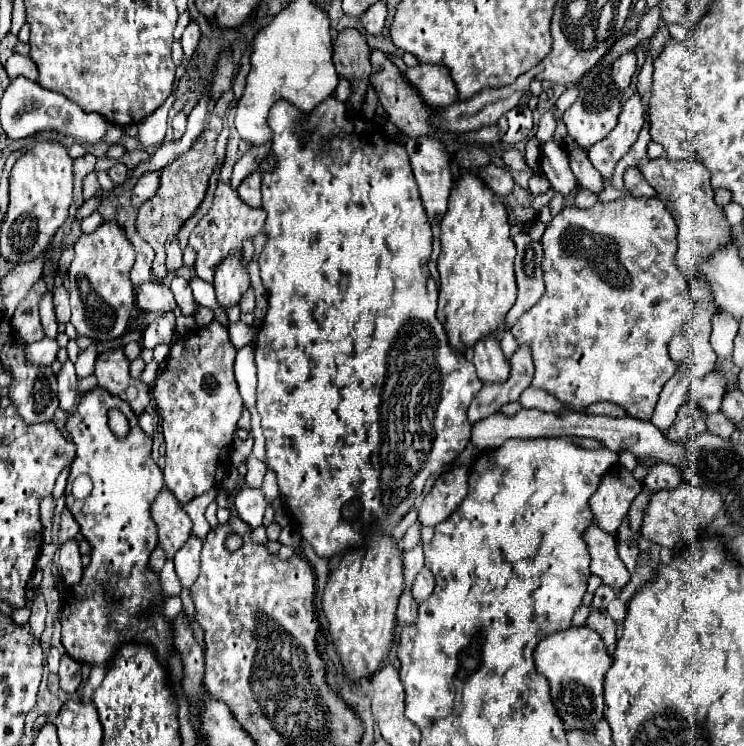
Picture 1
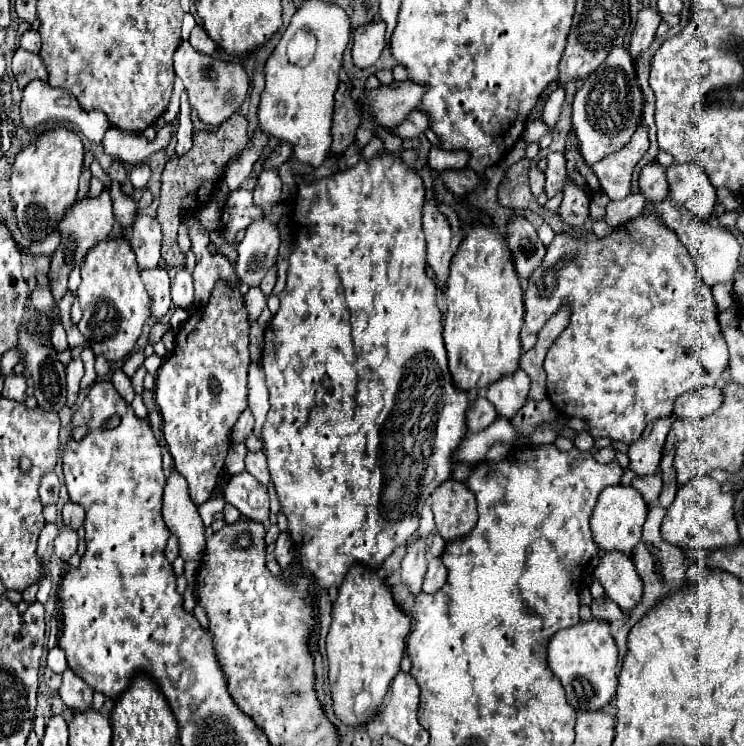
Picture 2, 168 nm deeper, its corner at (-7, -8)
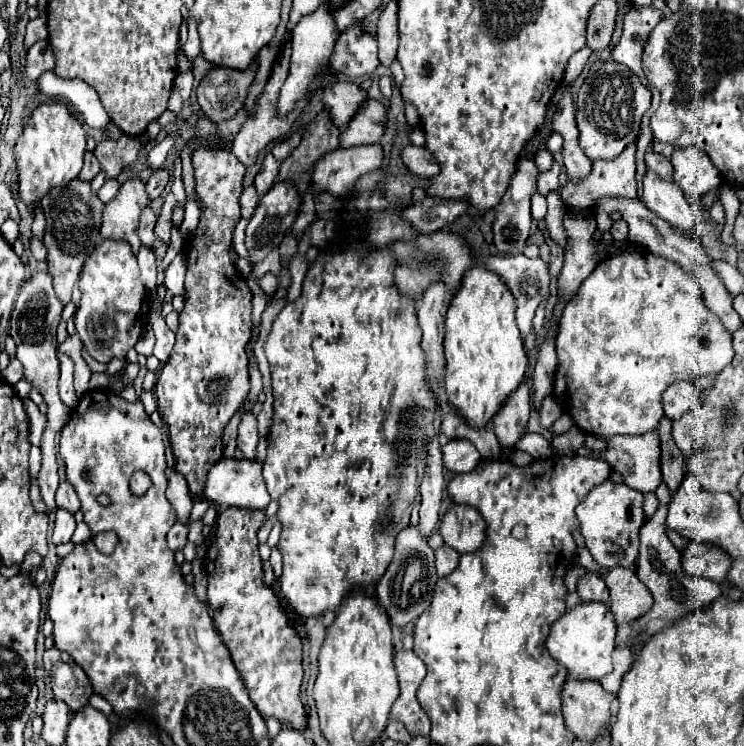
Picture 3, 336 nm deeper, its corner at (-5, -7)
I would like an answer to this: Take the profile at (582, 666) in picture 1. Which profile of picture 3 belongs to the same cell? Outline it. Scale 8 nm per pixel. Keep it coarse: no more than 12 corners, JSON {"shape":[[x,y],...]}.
{"shape":[[580,602],[554,622],[550,656],[570,678],[598,682],[614,668],[616,622]]}

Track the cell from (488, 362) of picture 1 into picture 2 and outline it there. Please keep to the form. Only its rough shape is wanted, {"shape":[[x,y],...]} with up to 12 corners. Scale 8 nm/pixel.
{"shape":[[520,369],[482,395],[498,417],[512,419],[526,403],[530,379]]}

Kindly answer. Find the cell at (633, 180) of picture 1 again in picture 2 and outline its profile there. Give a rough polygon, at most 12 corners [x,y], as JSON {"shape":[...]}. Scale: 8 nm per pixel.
{"shape":[[648,163],[638,185],[646,201],[662,201],[668,195],[664,167]]}

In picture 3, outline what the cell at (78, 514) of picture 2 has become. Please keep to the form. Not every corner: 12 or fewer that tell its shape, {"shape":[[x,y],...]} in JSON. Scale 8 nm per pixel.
{"shape":[[68,480],[60,482],[56,502],[76,514],[80,500]]}

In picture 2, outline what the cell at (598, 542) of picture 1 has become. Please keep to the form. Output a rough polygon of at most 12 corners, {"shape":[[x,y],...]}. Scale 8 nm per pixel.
{"shape":[[604,553],[594,577],[622,611],[642,599],[628,555]]}

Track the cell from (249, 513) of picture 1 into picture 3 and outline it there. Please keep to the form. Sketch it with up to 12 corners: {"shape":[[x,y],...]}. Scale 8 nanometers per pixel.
{"shape":[[222,458],[204,496],[264,510],[272,500],[262,464]]}

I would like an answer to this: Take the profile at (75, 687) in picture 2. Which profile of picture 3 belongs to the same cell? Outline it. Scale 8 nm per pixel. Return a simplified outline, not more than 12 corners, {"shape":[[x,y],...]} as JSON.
{"shape":[[78,664],[52,666],[54,698],[72,712],[88,704],[92,684]]}

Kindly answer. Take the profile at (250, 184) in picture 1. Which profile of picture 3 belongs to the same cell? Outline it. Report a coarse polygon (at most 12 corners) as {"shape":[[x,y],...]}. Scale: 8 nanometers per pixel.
{"shape":[[272,154],[262,162],[254,188],[264,196],[278,176],[278,162]]}

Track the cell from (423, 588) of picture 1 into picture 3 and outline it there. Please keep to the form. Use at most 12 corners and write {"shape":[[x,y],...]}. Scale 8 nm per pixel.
{"shape":[[448,546],[434,556],[438,578],[452,574],[460,554]]}

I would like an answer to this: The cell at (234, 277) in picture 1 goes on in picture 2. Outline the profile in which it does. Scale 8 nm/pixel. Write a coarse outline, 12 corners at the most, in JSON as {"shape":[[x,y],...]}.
{"shape":[[266,217],[246,229],[236,271],[258,287],[276,263],[278,225]]}

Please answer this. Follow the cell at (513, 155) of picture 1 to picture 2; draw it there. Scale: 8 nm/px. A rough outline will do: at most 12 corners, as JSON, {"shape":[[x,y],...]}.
{"shape":[[540,169],[530,171],[530,189],[534,197],[544,193],[546,175]]}

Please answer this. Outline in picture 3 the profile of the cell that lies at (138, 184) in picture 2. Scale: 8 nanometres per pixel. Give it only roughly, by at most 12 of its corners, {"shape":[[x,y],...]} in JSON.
{"shape":[[174,136],[166,137],[148,154],[148,164],[159,169],[174,144]]}

